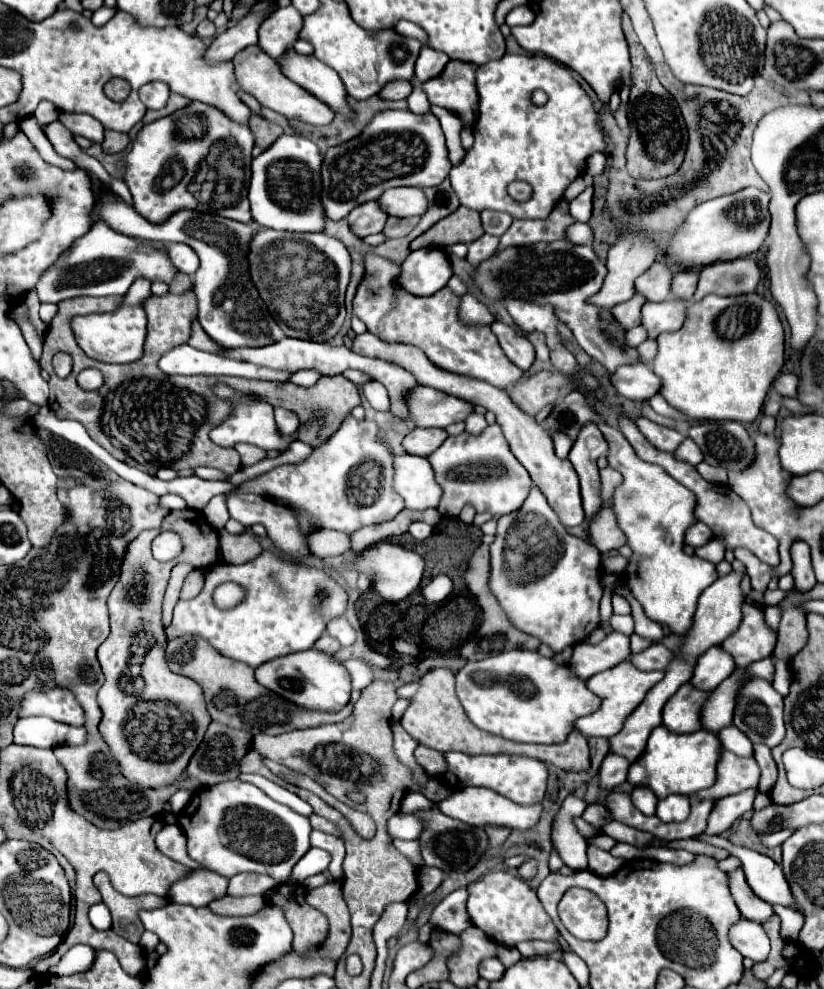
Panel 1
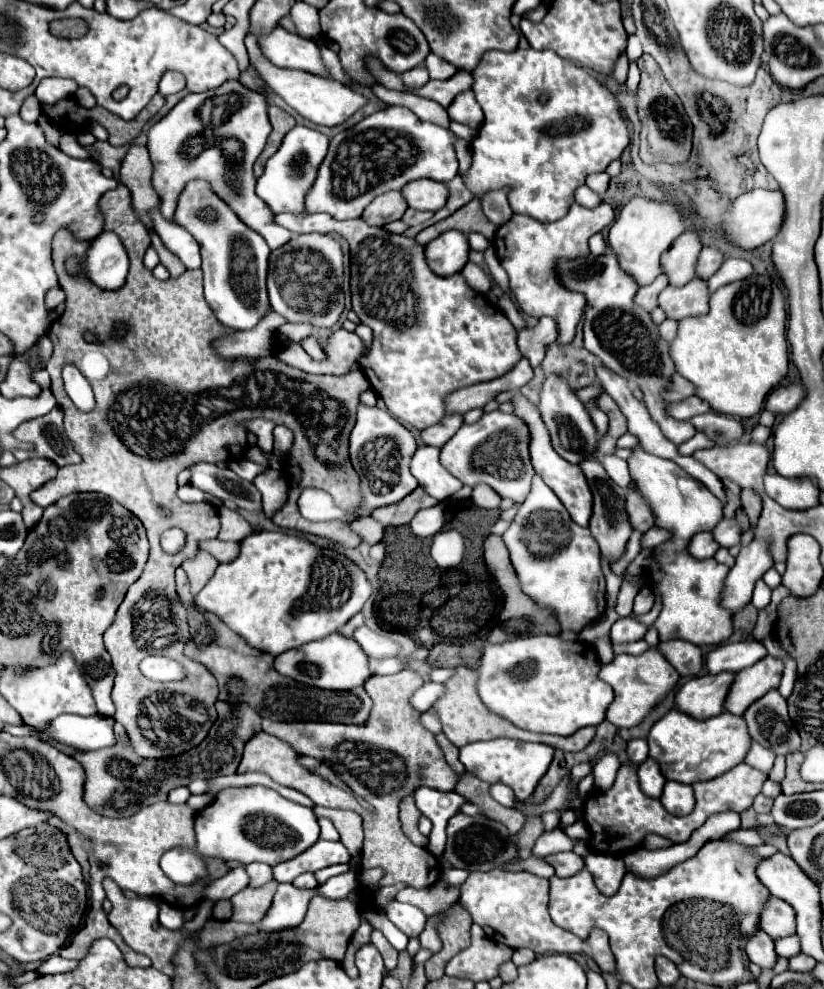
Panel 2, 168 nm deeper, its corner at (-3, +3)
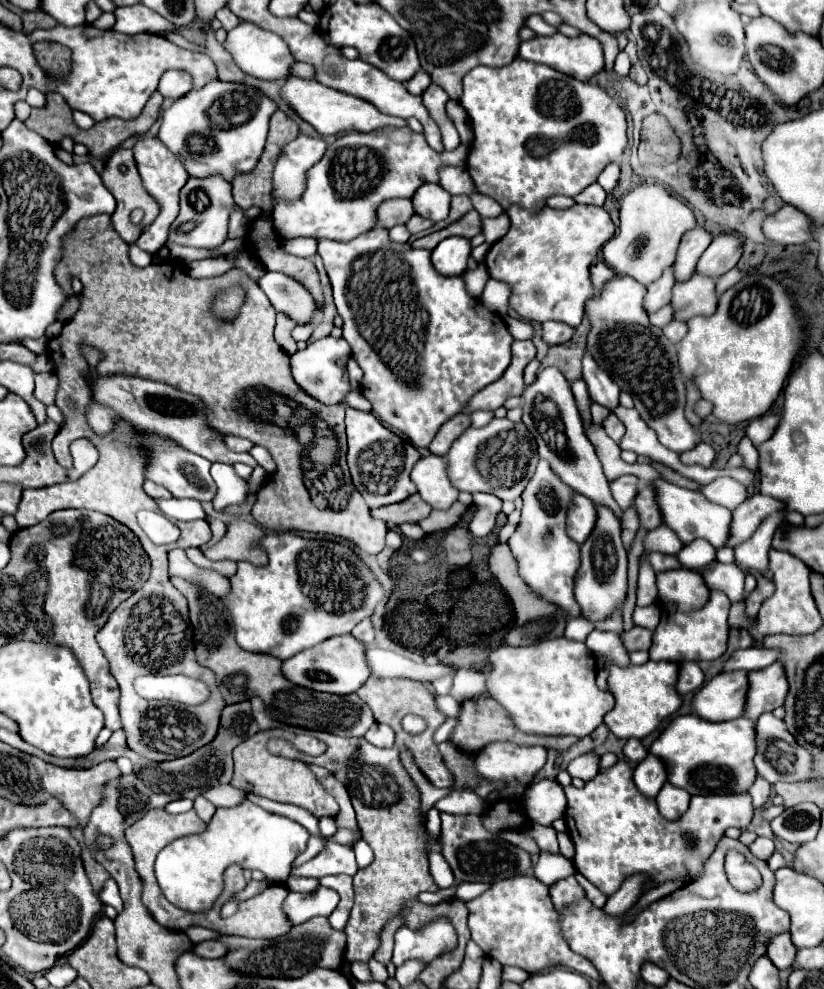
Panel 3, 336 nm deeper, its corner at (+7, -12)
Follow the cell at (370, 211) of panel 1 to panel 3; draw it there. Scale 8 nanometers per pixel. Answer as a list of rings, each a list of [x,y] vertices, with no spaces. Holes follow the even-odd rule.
[[[394,198],[386,200],[378,208],[378,226],[392,228],[396,224],[406,224],[414,214],[410,198]]]

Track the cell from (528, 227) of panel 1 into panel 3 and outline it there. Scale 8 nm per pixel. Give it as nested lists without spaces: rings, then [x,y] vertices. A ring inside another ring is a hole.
[[[514,204],[506,214],[510,218],[510,230],[488,250],[484,264],[492,278],[512,286],[510,308],[526,320],[564,320],[566,324],[578,326],[584,316],[586,300],[594,296],[590,264],[614,234],[608,212],[600,206],[574,204],[566,210],[544,206],[532,214]]]

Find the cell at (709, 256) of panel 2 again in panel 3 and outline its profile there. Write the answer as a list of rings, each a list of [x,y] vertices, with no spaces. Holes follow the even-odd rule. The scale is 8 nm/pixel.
[[[718,234],[712,244],[704,250],[698,260],[696,272],[704,272],[706,276],[722,276],[732,270],[742,256],[742,240],[736,234]]]

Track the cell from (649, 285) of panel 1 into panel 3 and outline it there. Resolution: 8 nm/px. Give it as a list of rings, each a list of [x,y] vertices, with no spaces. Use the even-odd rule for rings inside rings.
[[[696,226],[694,230],[688,230],[684,234],[678,254],[676,254],[676,262],[674,262],[676,282],[688,280],[688,276],[692,276],[692,272],[696,270],[698,258],[710,246],[710,242],[712,242],[712,234],[710,234],[710,230],[706,230],[702,226]]]

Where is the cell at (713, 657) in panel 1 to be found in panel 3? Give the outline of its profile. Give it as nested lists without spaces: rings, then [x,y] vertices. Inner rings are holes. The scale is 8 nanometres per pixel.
[[[752,646],[746,650],[736,650],[732,654],[732,658],[726,662],[724,670],[738,670],[738,668],[746,668],[750,670],[758,670],[758,668],[766,668],[770,664],[774,664],[780,658],[780,652],[776,652],[776,648],[764,648],[764,646]]]

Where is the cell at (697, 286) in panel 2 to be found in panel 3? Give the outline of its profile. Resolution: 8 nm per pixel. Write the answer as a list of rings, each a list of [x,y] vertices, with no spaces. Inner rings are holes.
[[[694,272],[690,280],[680,282],[672,290],[672,306],[676,308],[676,320],[690,320],[698,314],[712,314],[718,308],[716,282],[710,276]]]

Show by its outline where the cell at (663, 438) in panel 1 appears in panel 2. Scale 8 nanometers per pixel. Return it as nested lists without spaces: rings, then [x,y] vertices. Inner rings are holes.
[[[608,249],[600,257],[588,255],[578,259],[560,259],[556,265],[556,275],[564,289],[584,293],[586,297],[584,347],[616,375],[630,379],[642,389],[644,405],[666,439],[670,439],[674,445],[680,445],[694,437],[696,429],[690,425],[690,421],[676,421],[664,411],[664,399],[660,397],[660,391],[666,387],[670,375],[674,375],[674,363],[670,363],[668,343],[658,341],[658,325],[652,323],[650,313],[646,313],[644,309],[634,309],[632,299],[638,291],[638,285],[634,285],[632,277],[618,267],[616,255]]]

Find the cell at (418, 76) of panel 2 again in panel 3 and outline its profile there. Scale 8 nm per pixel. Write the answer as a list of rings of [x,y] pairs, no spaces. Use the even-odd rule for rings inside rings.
[[[420,70],[412,80],[408,80],[408,82],[406,82],[406,90],[408,90],[410,94],[420,96],[420,94],[430,86],[430,84],[432,84],[432,78],[428,76],[428,72]]]

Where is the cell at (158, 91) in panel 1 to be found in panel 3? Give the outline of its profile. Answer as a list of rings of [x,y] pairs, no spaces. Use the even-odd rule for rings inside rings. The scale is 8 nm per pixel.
[[[168,70],[158,84],[158,92],[162,92],[164,98],[176,100],[184,96],[188,90],[192,90],[192,76],[184,70]]]

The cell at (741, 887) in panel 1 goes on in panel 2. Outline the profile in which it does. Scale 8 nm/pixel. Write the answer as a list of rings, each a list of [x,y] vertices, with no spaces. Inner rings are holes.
[[[770,897],[766,905],[760,911],[760,929],[764,929],[772,939],[788,937],[796,933],[796,921],[794,921],[794,911],[786,901]]]

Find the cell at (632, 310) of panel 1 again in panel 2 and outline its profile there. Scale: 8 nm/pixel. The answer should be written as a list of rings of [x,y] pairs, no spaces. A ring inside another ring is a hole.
[[[658,275],[658,277],[654,279],[654,283],[650,283],[650,285],[638,289],[638,293],[636,293],[636,297],[634,297],[634,303],[636,303],[638,307],[642,307],[644,311],[650,313],[650,311],[658,305],[658,303],[656,303],[658,293],[660,293],[666,285],[668,285],[666,275]]]

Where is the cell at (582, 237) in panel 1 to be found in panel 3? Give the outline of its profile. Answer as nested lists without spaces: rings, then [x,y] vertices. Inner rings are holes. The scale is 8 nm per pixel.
[[[594,260],[592,268],[590,268],[590,274],[592,274],[592,284],[594,284],[594,288],[598,288],[598,290],[602,290],[604,284],[610,282],[610,280],[616,276],[616,272],[614,272],[612,268],[608,268],[602,260]]]

